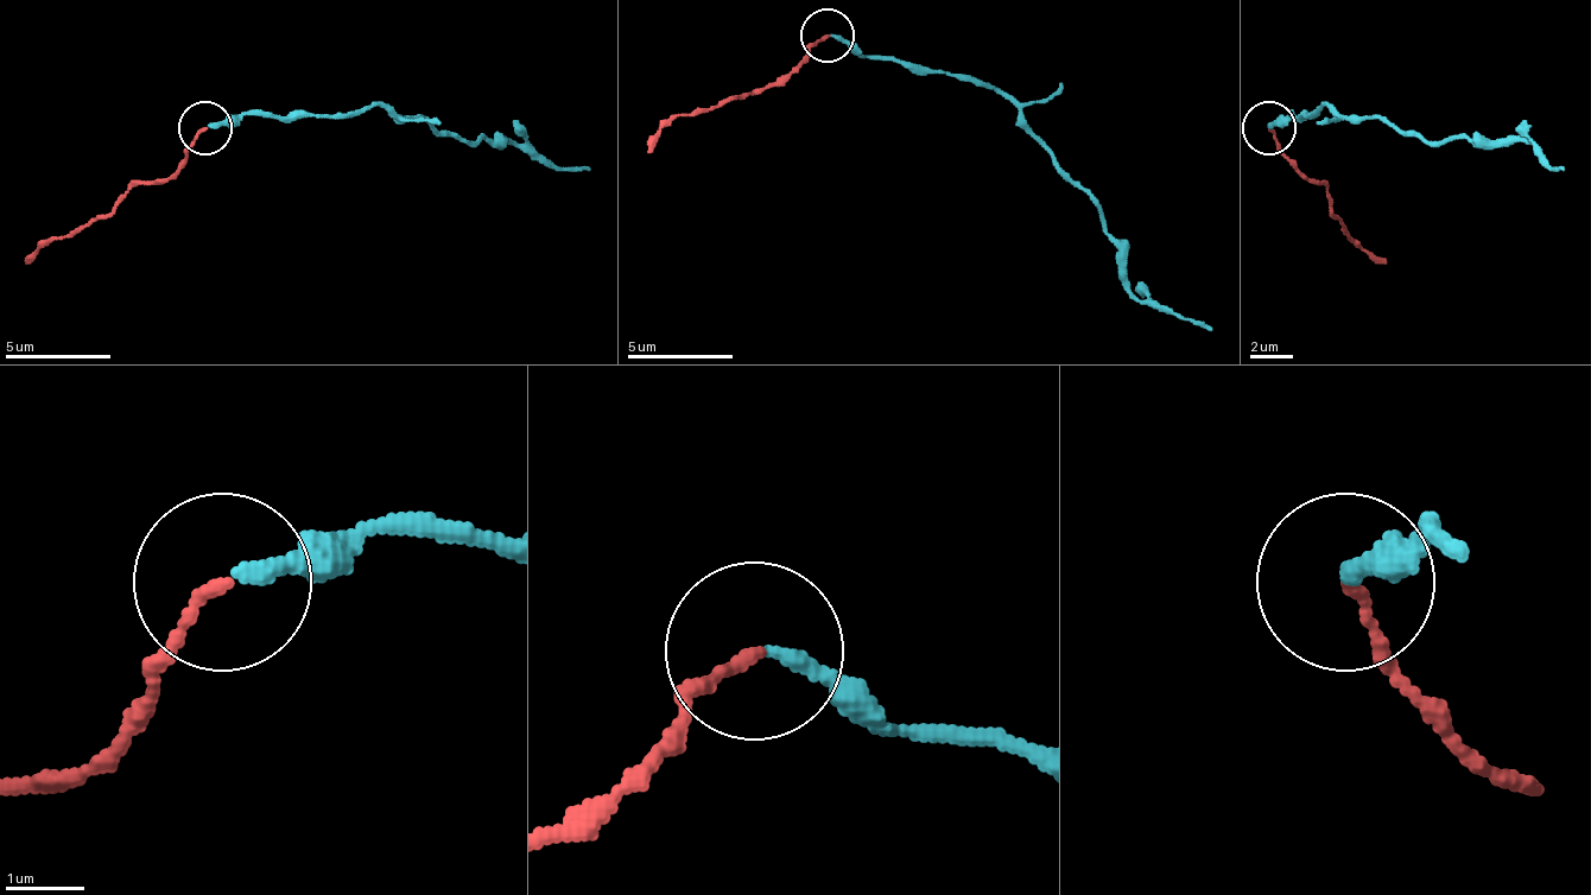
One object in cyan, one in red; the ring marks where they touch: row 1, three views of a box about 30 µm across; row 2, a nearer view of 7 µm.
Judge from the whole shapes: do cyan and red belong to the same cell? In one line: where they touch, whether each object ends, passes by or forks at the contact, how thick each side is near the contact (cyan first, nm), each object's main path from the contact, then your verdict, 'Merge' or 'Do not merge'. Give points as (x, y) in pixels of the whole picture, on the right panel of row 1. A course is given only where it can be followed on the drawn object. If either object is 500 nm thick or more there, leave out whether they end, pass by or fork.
Place: (1268, 128). At the ring cyan ends. At the ring red ends. Thickness 190 nm (cyan) against 140 nm. Course of cyan: (1271, 127), (1291, 116), (1307, 116), (1323, 106), (1440, 143), (1531, 143), (1551, 169), (1561, 169). Course of red: (1271, 127), (1307, 179), (1323, 185), (1350, 237), (1387, 265). Do not merge

